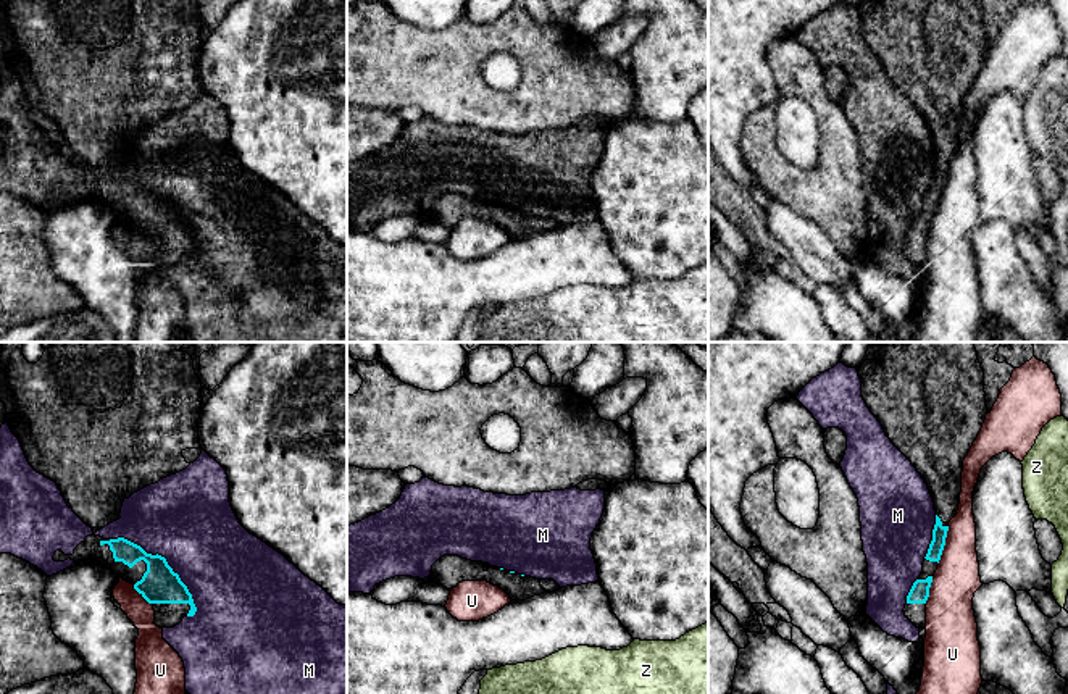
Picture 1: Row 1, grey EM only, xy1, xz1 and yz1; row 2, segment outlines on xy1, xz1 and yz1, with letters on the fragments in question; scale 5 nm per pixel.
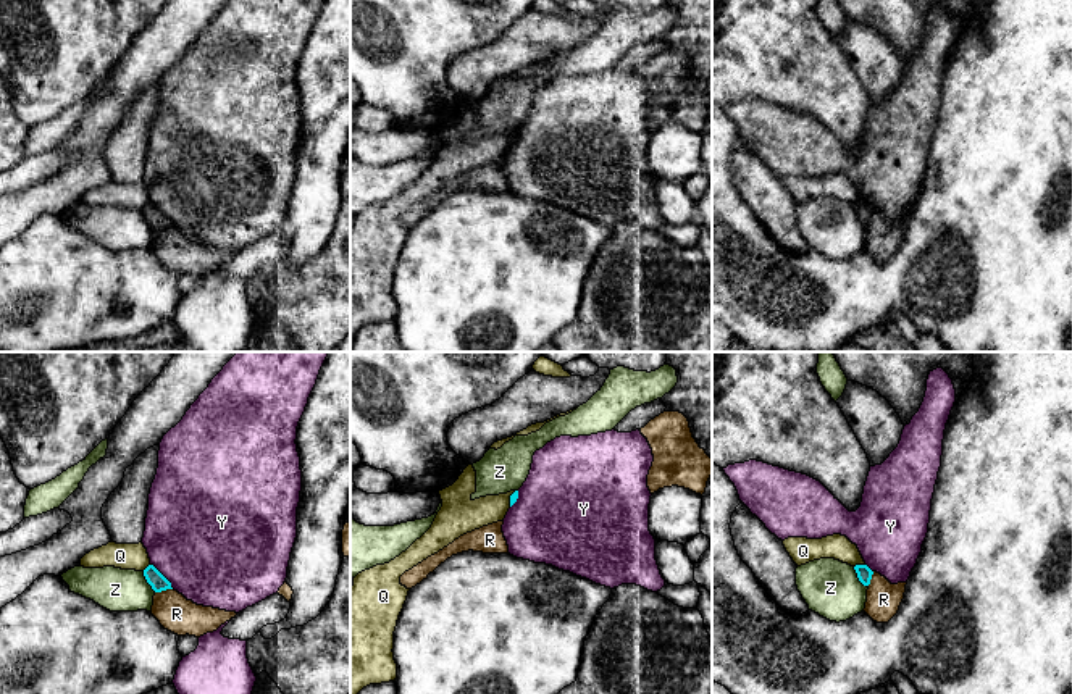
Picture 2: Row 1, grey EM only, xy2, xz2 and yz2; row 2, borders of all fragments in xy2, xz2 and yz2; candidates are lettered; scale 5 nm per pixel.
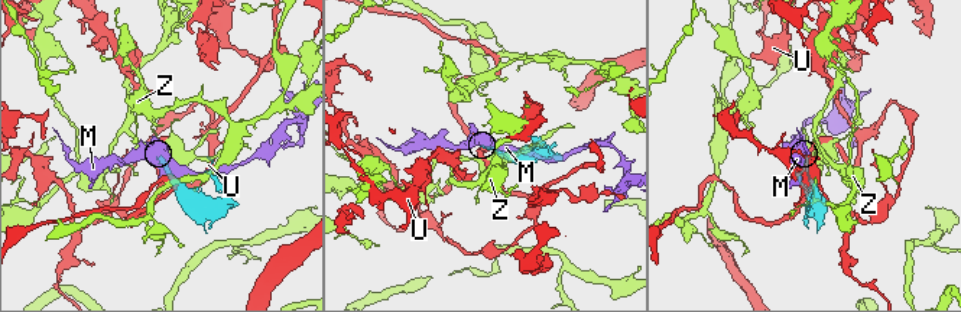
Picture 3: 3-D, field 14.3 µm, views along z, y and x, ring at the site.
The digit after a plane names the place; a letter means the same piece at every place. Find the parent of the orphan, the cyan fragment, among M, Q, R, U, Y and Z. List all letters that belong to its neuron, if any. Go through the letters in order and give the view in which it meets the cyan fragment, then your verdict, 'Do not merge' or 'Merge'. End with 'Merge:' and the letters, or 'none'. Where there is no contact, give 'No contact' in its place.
M: Touches cyan in xy1. Do not merge
Q: Touches cyan in yz2. Do not merge
R: Touches cyan in xy2. Do not merge
U: Touches cyan in yz1. Do not merge
Y: Touches cyan in xy2. Do not merge
Z: Touches cyan in yz2. Do not merge
Merge: none

